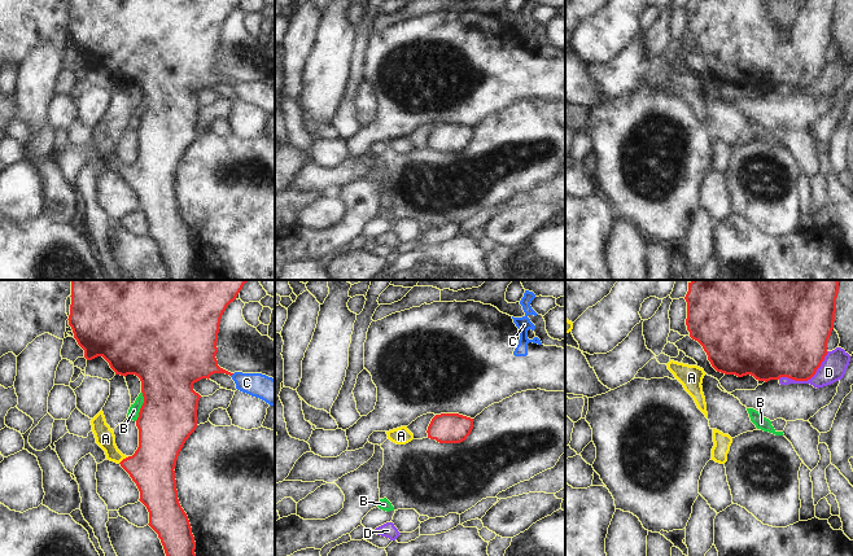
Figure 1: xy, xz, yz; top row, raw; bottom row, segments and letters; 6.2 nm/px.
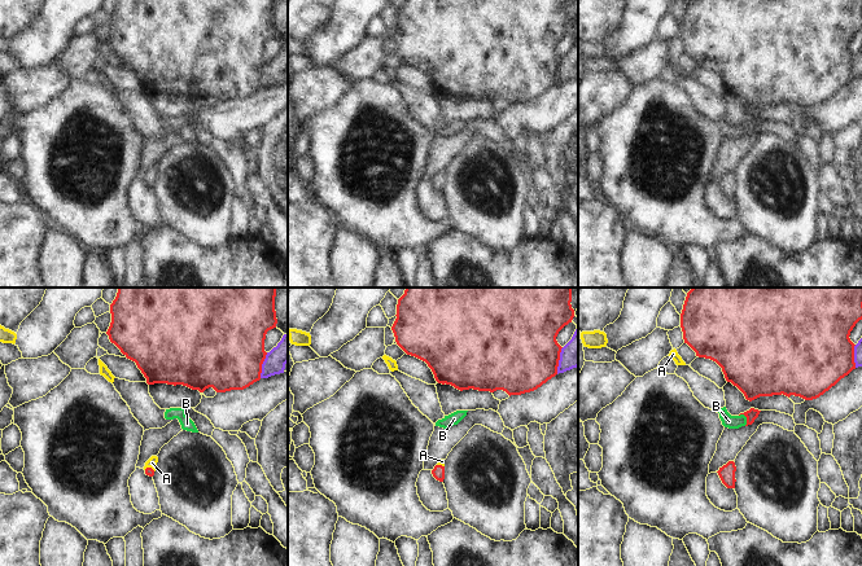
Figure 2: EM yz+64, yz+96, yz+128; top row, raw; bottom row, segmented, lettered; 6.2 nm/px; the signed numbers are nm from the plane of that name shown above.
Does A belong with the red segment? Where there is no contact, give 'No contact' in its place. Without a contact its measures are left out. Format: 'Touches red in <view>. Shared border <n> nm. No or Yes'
Touches red in xy. Shared border 80 nm. Yes

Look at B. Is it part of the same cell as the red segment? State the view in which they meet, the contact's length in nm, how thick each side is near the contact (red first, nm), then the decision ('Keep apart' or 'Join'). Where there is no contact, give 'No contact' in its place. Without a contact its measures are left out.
Touches red in xy. Shared border 190 nm. Thickness 360 nm (red) against 70 nm. Keep apart

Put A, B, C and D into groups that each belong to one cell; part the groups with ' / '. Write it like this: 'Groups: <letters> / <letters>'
Groups: A / B / C / D

